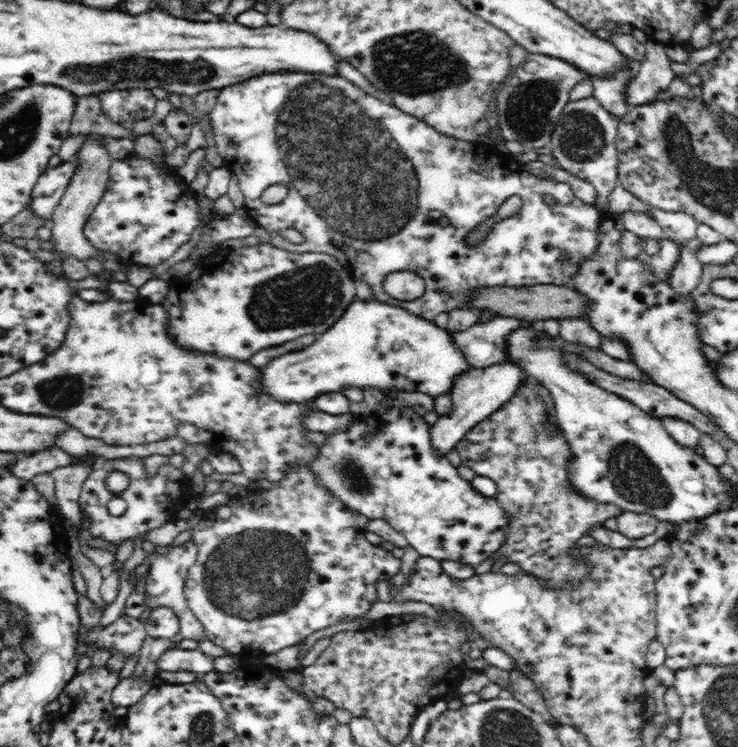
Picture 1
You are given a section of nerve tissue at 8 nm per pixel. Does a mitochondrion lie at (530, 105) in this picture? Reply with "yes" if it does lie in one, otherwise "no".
yes

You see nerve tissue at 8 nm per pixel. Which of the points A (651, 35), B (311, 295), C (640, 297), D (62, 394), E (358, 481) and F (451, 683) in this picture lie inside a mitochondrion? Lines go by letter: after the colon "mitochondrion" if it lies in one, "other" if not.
A: other
B: mitochondrion
C: other
D: mitochondrion
E: mitochondrion
F: other

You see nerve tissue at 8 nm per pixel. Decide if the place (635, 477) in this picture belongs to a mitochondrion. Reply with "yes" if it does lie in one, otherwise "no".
yes

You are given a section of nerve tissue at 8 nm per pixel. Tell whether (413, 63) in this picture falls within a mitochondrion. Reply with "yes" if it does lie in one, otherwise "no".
yes

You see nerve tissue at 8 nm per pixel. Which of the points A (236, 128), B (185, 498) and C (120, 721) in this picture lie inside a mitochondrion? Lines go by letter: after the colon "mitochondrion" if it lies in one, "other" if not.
A: other
B: other
C: other

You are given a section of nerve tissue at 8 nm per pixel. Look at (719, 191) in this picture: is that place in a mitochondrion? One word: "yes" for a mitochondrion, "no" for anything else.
yes

